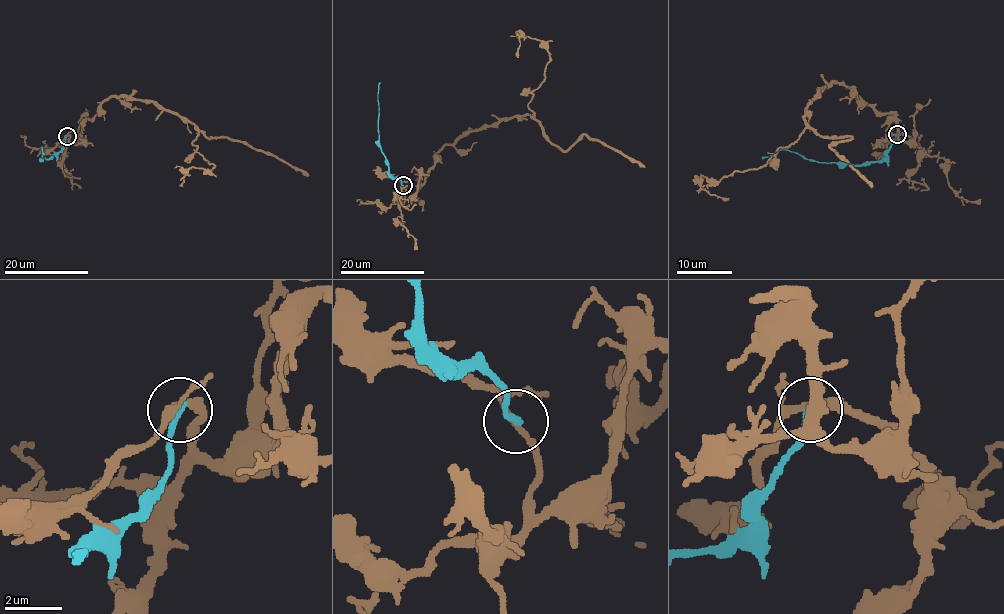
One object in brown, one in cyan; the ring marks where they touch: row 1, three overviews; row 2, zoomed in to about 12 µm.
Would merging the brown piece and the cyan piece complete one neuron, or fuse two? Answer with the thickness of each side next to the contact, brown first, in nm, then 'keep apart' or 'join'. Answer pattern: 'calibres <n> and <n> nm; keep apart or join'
calibres 170 and 220 nm; keep apart

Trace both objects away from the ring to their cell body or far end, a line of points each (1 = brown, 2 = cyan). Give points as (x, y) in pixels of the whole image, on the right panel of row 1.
1: (896, 135), (913, 144), (896, 114), (832, 84), (764, 165), (701, 177), (729, 198)
2: (896, 135), (881, 159), (855, 165), (817, 162), (788, 150), (778, 150), (762, 158)

